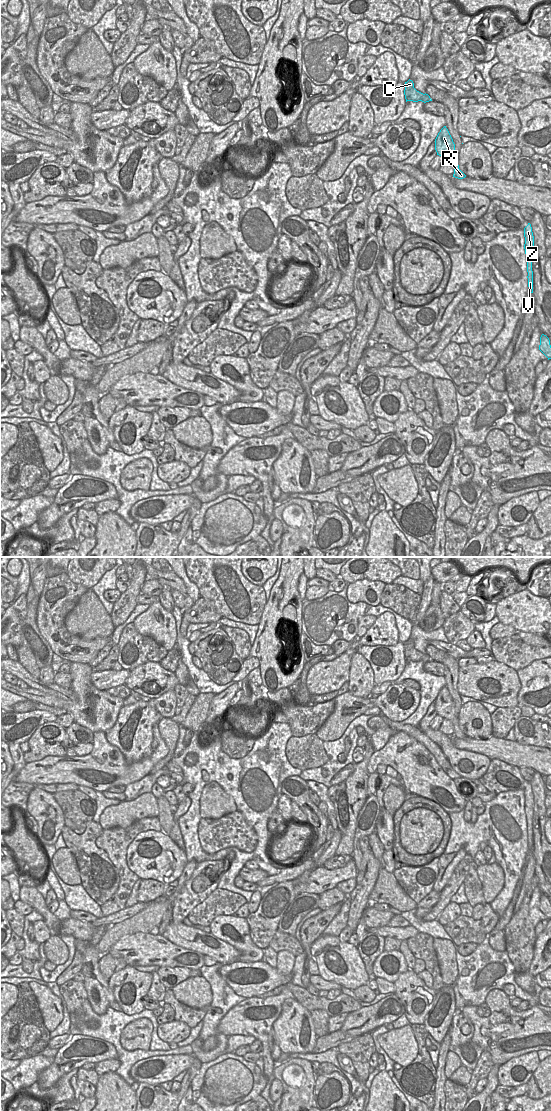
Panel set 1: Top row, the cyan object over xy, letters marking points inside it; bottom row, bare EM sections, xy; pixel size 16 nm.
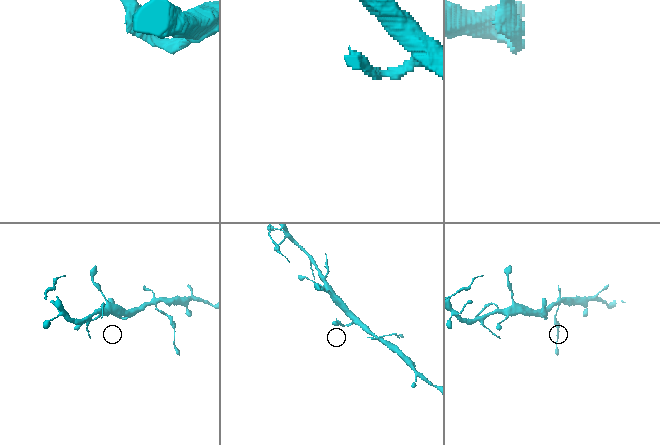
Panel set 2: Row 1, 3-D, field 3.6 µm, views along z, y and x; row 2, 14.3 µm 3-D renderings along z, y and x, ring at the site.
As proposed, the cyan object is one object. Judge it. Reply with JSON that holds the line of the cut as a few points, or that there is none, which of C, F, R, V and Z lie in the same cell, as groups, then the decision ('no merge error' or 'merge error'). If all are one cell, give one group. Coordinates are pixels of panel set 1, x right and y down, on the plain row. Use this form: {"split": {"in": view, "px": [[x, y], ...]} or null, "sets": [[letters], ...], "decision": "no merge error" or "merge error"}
{"split": null, "sets": [["C", "F", "R", "V", "Z"]], "decision": "no merge error"}

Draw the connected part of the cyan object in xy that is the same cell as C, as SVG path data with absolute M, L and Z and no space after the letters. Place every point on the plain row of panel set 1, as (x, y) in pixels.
M408 640L407 642L405 642L405 650L404 650L404 655L405 655L405 659L406 662L407 661L413 661L413 662L418 662L418 661L422 661L424 663L432 661L432 659L430 658L430 656L428 654L423 654L419 651L417 651L414 648L414 643L412 640Z

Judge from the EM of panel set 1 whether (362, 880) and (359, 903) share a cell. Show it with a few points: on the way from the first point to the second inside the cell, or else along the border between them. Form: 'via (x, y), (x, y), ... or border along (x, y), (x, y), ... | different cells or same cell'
via (362, 886), (359, 897) | same cell

